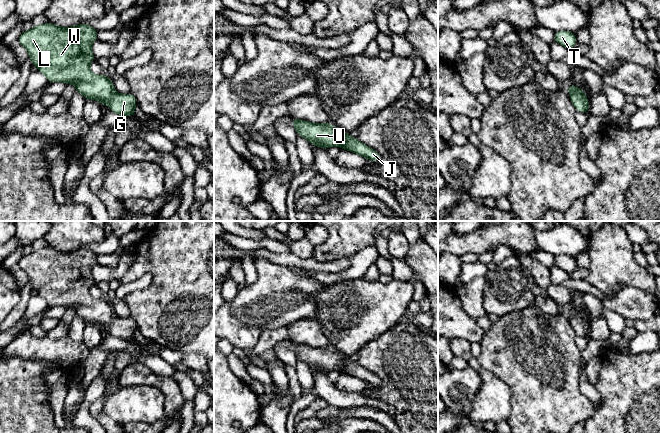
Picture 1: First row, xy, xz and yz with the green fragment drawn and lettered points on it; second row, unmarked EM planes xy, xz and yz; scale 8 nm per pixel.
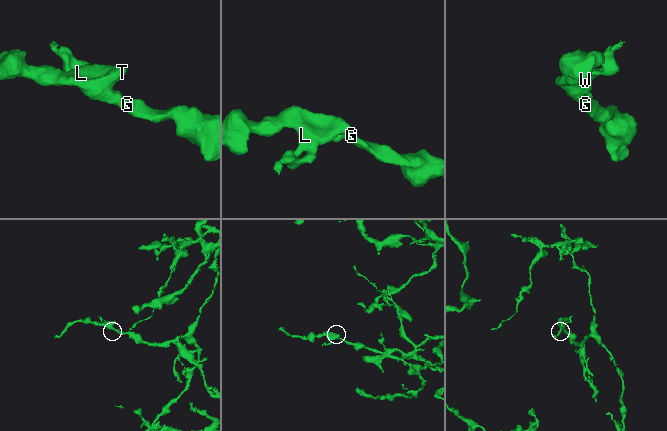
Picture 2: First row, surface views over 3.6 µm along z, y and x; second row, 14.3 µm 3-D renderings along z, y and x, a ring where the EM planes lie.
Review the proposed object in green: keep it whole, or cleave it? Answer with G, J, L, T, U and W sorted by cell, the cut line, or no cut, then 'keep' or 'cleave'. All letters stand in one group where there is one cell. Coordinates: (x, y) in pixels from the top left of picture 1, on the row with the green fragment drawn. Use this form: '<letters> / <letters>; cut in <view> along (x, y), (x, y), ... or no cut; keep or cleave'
G J L T U W; no cut; keep

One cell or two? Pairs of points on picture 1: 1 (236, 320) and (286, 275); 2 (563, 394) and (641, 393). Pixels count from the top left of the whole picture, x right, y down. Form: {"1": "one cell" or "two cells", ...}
{"1": "one cell", "2": "two cells"}

